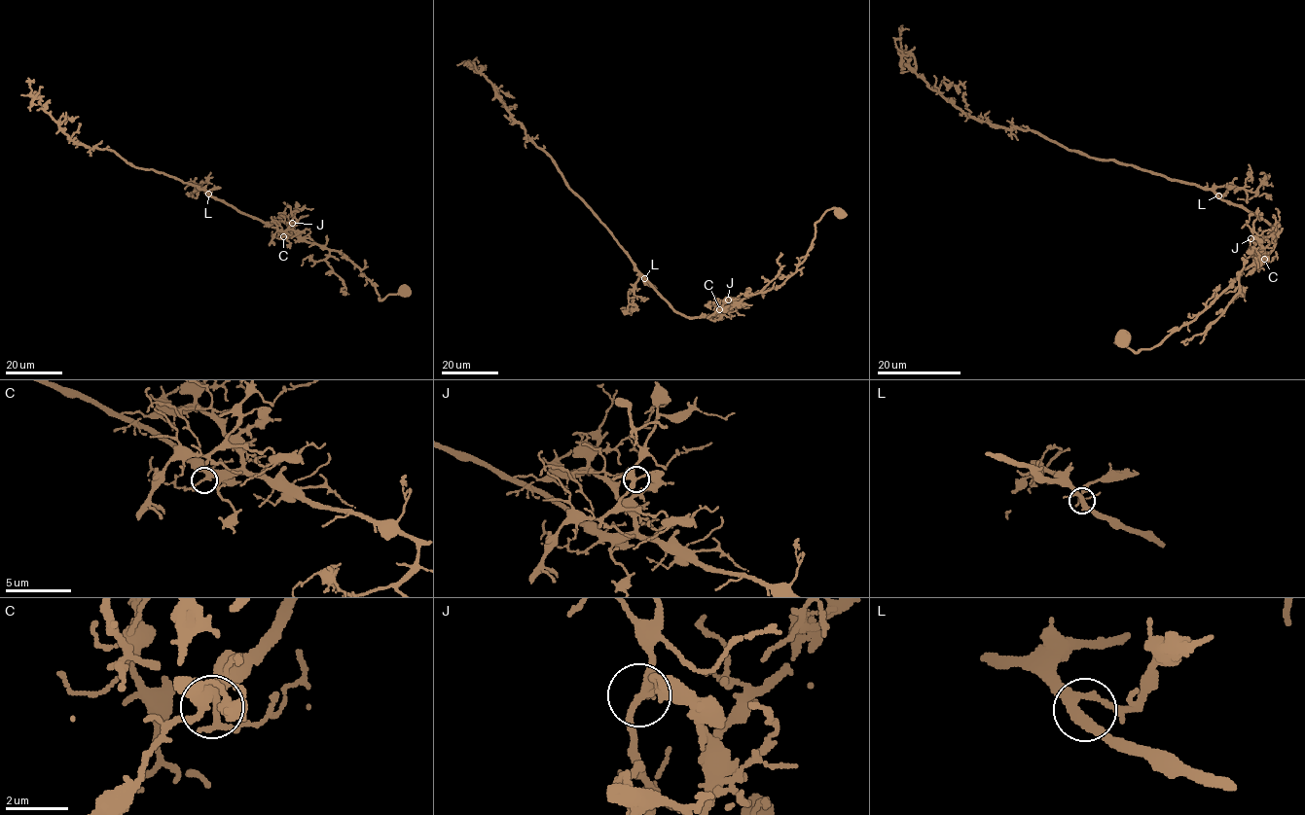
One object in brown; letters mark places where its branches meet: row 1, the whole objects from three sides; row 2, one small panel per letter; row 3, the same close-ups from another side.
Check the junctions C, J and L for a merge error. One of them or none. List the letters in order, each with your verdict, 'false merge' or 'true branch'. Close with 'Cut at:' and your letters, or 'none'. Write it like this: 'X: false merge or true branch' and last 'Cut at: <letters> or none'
C: true branch
J: true branch
L: true branch
Cut at: none

